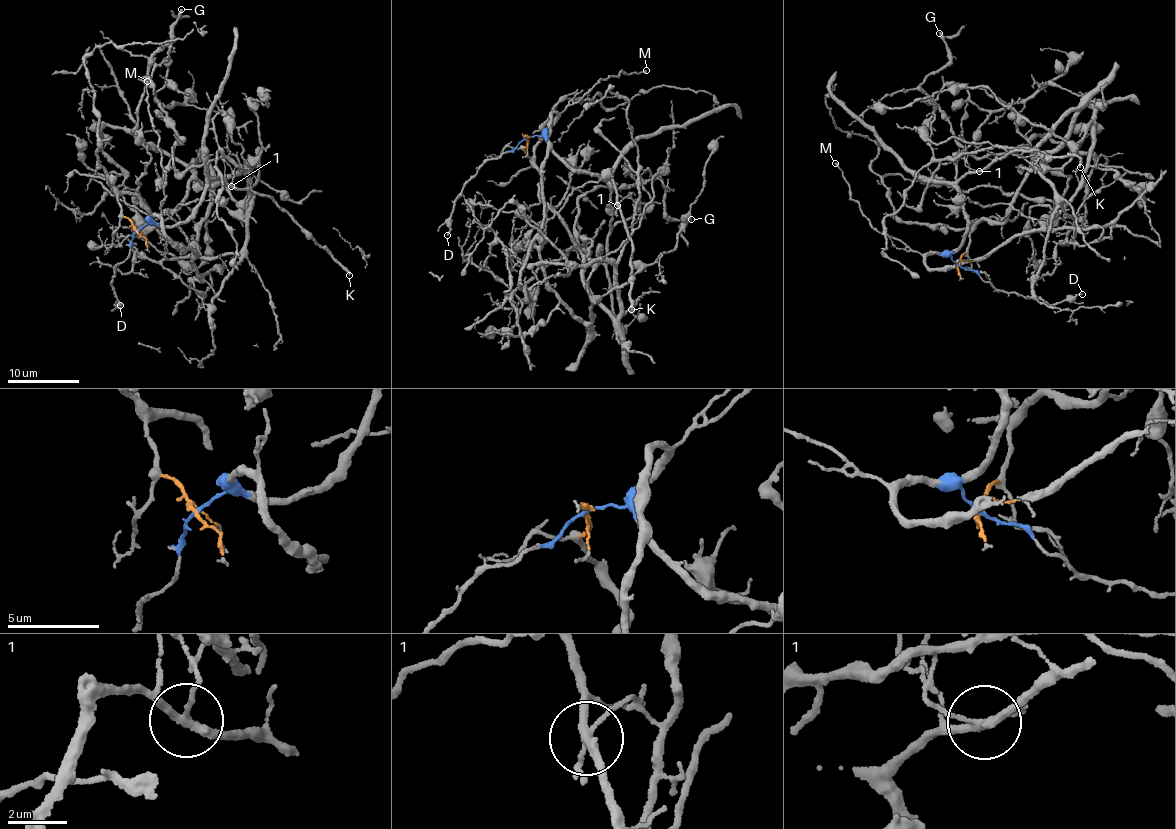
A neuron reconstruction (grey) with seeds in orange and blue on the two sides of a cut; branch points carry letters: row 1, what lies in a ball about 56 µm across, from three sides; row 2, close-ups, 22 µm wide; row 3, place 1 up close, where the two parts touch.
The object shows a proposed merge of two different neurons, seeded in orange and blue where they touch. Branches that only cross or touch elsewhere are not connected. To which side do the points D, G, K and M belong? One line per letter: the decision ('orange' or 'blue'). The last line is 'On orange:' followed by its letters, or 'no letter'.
D: blue
G: orange
K: blue
M: blue
On orange: G

